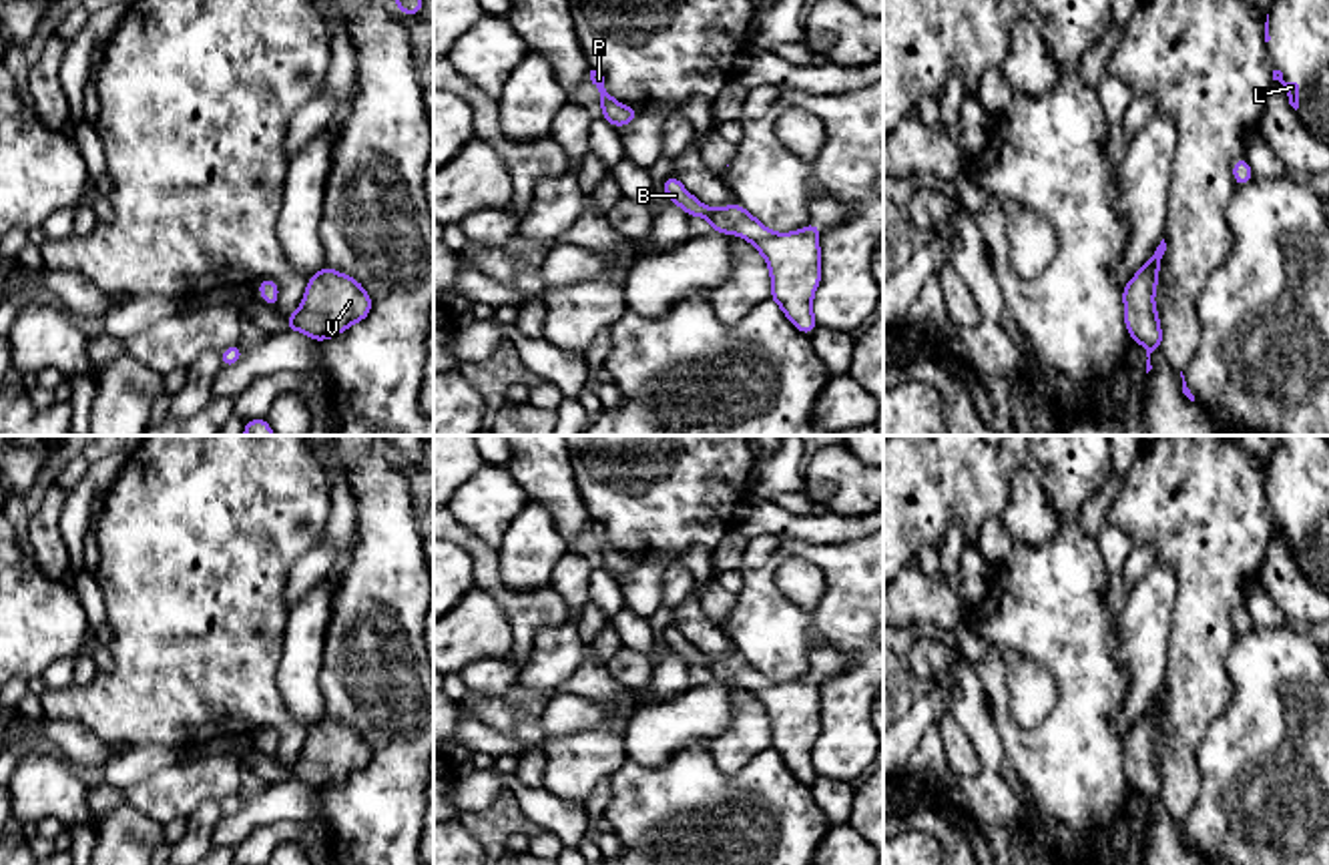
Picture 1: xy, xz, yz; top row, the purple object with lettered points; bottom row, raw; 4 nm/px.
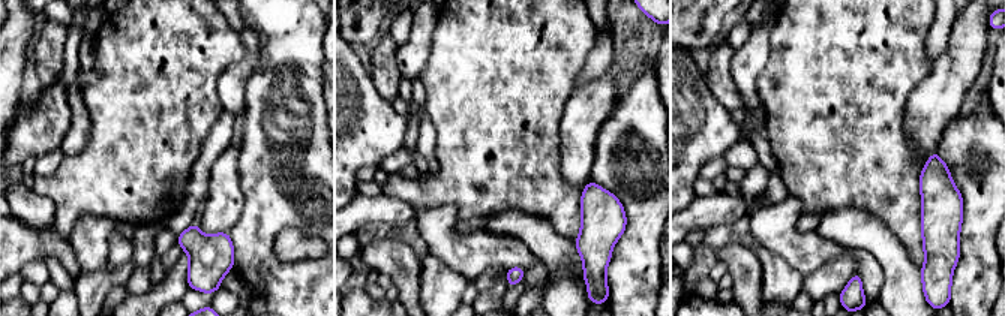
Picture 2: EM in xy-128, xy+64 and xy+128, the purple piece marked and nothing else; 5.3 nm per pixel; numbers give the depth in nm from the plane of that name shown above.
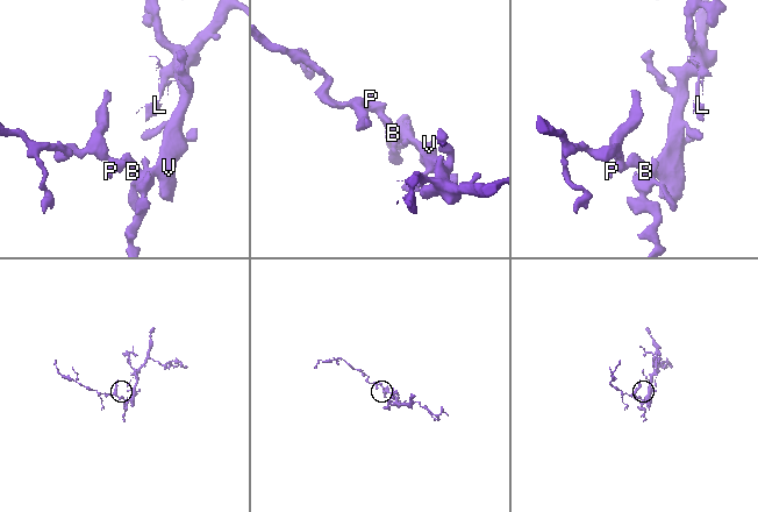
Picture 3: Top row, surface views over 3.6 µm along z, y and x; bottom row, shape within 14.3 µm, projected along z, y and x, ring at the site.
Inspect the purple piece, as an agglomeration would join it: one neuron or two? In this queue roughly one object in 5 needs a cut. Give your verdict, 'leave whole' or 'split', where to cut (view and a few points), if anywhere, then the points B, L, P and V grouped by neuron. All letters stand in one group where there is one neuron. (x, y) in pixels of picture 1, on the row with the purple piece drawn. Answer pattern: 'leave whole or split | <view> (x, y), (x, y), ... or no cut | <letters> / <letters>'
leave whole | no cut | B L P V

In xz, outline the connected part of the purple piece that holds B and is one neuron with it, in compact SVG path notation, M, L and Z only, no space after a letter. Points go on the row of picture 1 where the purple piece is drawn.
M675 175L662 181L662 189L689 217L709 219L715 233L739 235L753 243L771 271L771 299L801 333L815 331L813 291L821 283L819 225L809 223L795 233L771 233L739 203L721 209L703 205Z

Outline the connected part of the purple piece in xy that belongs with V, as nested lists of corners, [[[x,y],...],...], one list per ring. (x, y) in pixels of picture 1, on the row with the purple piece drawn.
[[[323,265],[307,281],[303,301],[287,317],[283,329],[301,331],[319,343],[341,335],[351,323],[363,321],[371,305],[371,297],[359,281]]]

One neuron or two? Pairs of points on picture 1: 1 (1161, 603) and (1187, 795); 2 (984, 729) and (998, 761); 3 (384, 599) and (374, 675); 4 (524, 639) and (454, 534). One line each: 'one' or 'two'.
1: two
2: one
3: one
4: one

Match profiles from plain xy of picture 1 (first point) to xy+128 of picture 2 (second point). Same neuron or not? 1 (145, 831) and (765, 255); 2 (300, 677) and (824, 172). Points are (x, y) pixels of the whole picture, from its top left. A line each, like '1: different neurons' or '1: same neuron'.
1: same neuron
2: different neurons

